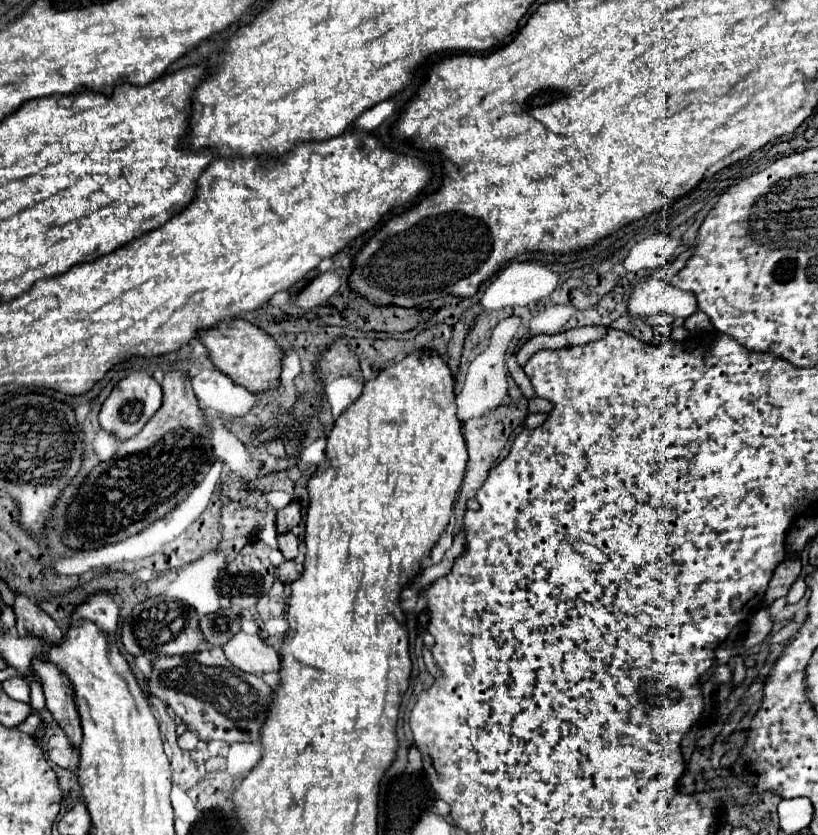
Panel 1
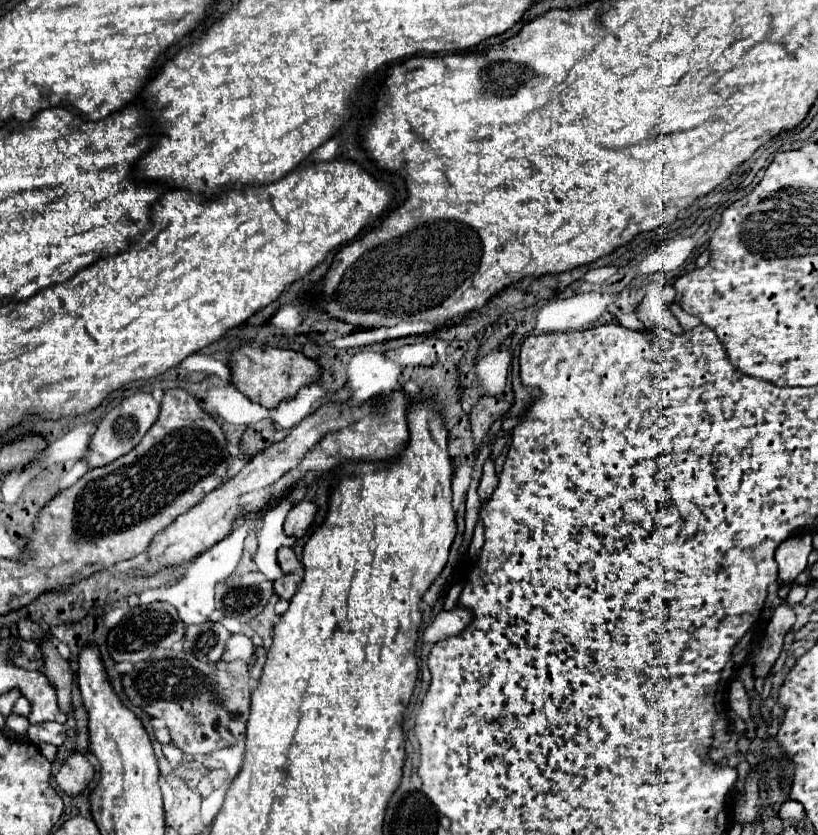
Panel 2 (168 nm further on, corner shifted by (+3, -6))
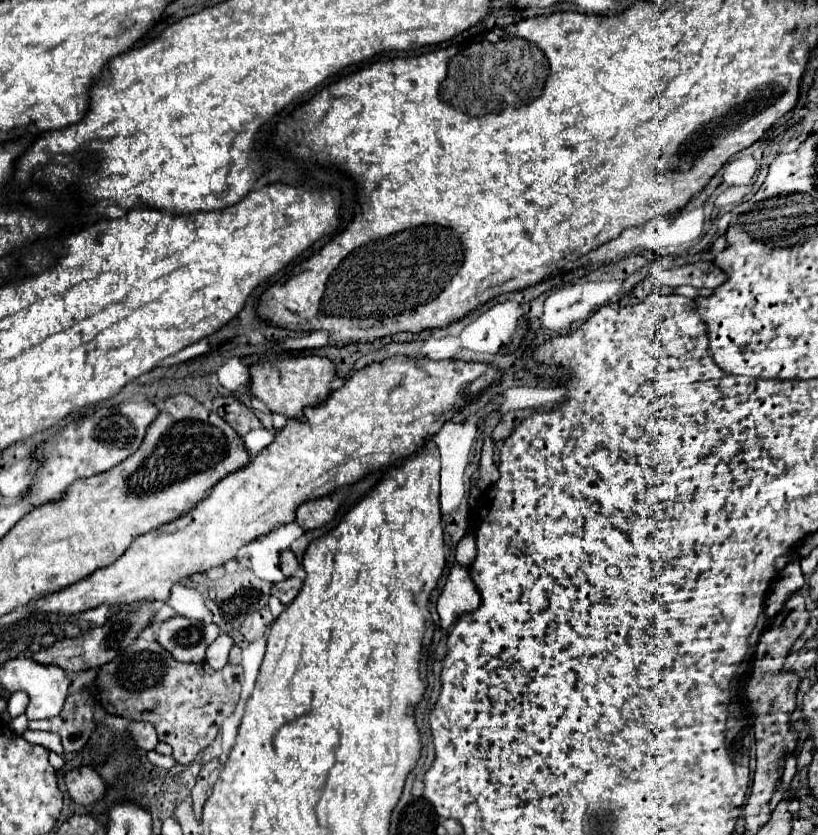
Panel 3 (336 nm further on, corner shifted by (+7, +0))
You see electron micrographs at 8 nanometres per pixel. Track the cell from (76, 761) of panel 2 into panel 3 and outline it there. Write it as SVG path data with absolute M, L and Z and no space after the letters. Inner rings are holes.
M81 766L81 768L73 768L71 772L67 772L67 792L69 796L77 802L77 804L93 804L97 802L103 792L105 792L105 782L103 778L89 766Z

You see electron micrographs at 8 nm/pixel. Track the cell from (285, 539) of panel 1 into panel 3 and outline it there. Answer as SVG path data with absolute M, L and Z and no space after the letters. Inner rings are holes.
M291 550L281 552L281 570L283 570L283 574L285 576L293 576L297 568L299 568L299 562L297 562L295 554Z

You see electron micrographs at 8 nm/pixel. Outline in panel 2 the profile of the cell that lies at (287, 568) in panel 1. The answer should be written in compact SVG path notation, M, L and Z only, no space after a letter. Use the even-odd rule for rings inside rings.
M285 574L283 578L279 578L275 582L275 594L279 598L283 598L283 600L291 600L295 596L299 584L301 584L301 576L297 576L297 574Z

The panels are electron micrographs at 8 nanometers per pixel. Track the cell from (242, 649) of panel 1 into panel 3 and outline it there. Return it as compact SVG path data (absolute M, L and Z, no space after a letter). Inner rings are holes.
M219 634L217 640L207 648L207 658L205 662L211 666L211 668L223 668L223 664L227 662L229 658L229 650L233 648L235 640L229 636L229 634Z

